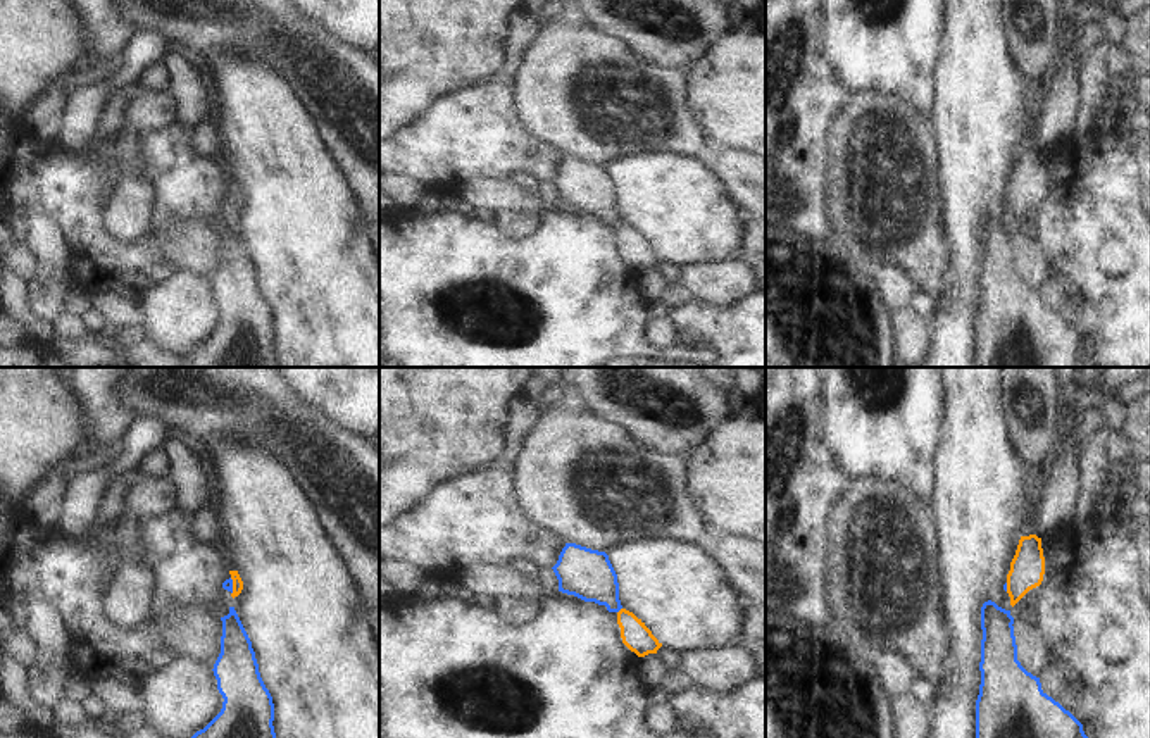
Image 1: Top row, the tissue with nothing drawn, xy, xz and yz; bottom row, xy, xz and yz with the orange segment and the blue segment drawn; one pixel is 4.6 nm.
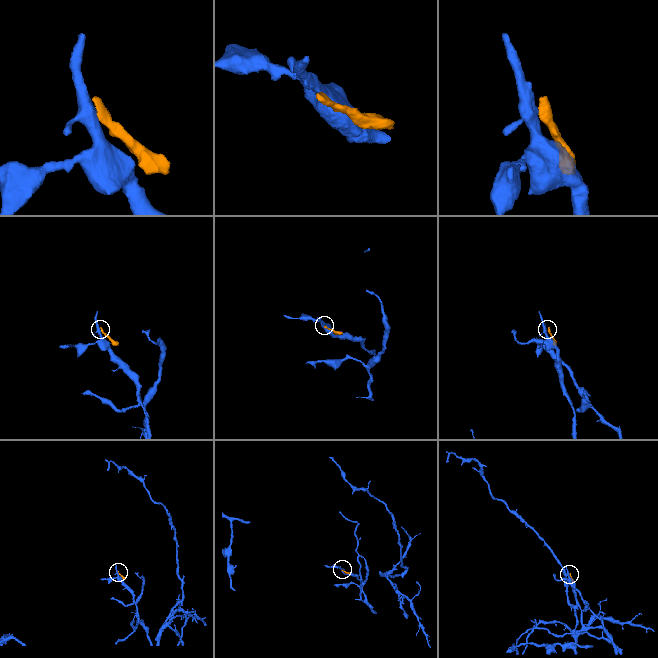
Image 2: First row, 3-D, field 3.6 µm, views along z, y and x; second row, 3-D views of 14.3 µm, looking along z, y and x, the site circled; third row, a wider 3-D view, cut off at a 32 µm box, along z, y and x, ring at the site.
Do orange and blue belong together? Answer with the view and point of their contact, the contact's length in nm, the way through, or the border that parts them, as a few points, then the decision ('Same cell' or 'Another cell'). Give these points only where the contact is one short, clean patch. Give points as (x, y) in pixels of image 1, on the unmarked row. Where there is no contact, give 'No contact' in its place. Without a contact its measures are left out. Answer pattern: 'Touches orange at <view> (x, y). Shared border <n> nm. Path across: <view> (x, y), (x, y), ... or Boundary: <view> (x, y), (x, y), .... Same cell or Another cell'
Touches orange at xz (619, 225). Shared border 40 nm. Boundary: xz (621, 221), (618, 226). Another cell

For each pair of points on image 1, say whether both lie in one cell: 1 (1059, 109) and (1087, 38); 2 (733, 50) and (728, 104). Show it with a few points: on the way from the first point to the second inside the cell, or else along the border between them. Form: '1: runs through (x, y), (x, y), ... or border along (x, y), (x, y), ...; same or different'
1: runs through (1064, 92), (1064, 73), (1073, 56); same
2: runs through (733, 64), (733, 90); same

